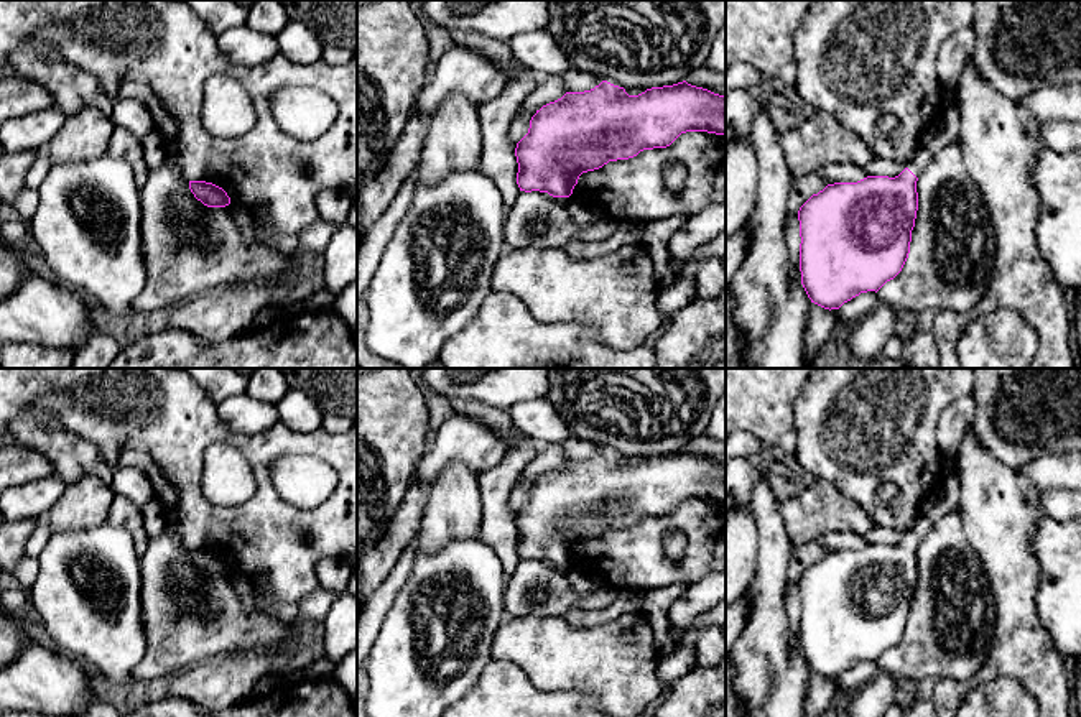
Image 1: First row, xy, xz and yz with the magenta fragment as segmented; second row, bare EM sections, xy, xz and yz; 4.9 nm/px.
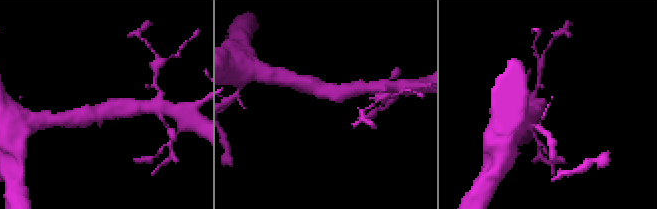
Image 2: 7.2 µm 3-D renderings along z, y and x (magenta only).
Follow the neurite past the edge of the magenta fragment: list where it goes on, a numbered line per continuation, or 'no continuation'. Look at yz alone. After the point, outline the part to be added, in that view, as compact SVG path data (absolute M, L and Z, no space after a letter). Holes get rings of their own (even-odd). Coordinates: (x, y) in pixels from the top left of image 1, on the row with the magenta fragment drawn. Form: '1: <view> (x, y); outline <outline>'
1: yz (946, 130); outline M944 109L938 120L921 135L915 156L907 163L907 168L918 178L941 148L958 143L959 133L961 117L958 109Z

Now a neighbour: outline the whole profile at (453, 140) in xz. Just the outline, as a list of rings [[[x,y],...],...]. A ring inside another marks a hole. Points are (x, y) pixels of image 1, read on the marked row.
[[[451,94],[429,120],[418,169],[420,184],[434,184],[456,169],[477,168],[482,132],[477,107],[462,94]]]

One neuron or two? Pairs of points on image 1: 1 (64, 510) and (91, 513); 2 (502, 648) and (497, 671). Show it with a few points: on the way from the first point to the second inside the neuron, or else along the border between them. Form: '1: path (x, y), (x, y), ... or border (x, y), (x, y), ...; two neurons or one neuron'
1: path (71, 510), (84, 510); one neuron
2: border (492, 656), (515, 663), (530, 683); two neurons

